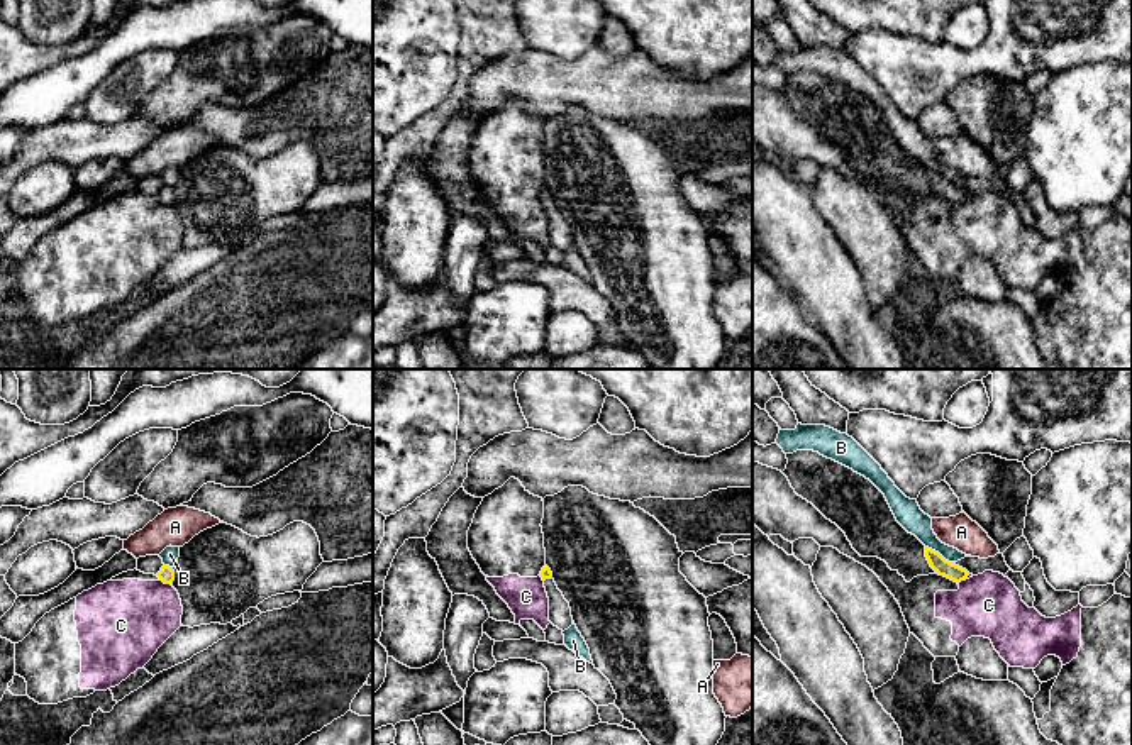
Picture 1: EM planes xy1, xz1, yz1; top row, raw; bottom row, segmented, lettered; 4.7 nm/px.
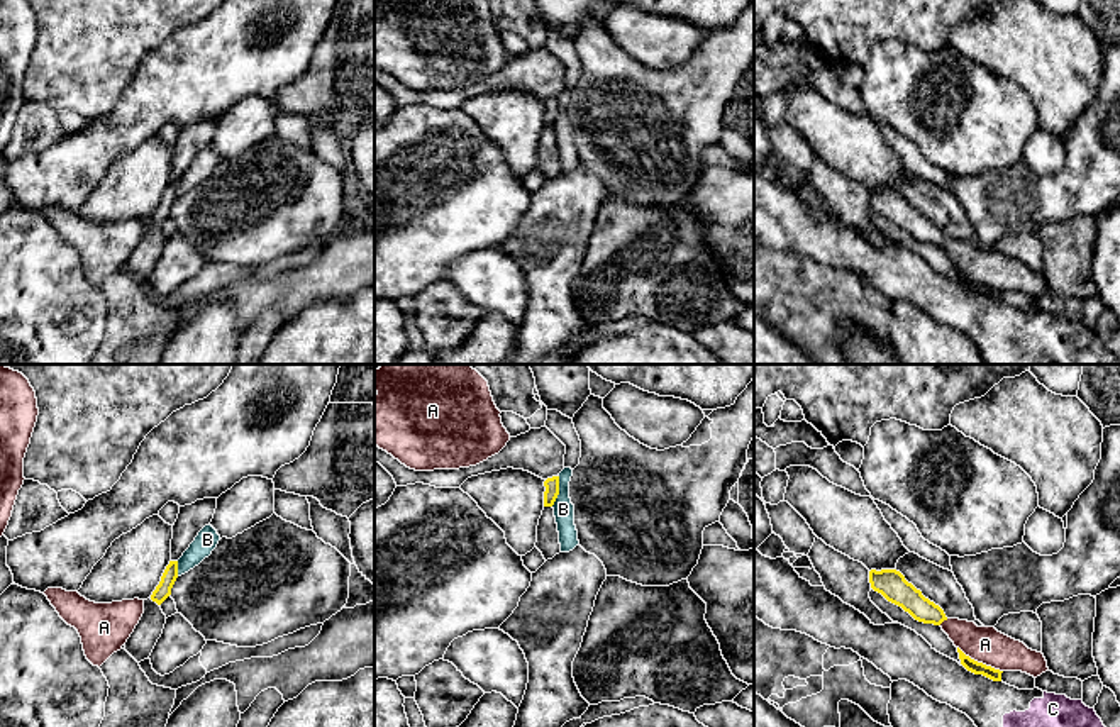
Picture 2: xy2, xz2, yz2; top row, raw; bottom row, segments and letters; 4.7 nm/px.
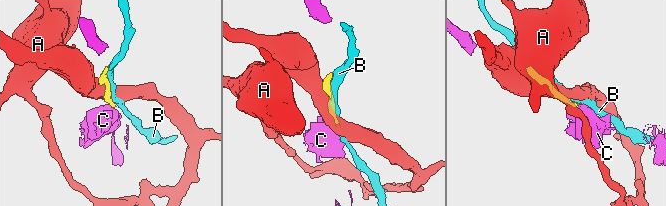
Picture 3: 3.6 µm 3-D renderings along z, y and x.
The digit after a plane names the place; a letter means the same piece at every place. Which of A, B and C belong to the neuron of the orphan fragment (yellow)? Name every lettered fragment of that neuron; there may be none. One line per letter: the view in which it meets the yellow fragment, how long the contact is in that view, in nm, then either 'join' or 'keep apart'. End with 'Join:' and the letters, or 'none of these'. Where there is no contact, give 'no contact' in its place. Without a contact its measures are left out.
A: yz2 | 240 nm | keep apart
B: xz2 | 150 nm | keep apart
C: xy1 | 60 nm | keep apart
Join: none of these

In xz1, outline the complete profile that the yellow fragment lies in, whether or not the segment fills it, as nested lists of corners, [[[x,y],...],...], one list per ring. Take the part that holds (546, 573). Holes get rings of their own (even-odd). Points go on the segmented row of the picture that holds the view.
[[[546,566],[541,571],[544,588],[549,598],[549,621],[559,630],[568,630],[573,625],[569,603],[564,599],[563,593],[558,589],[551,569]]]

